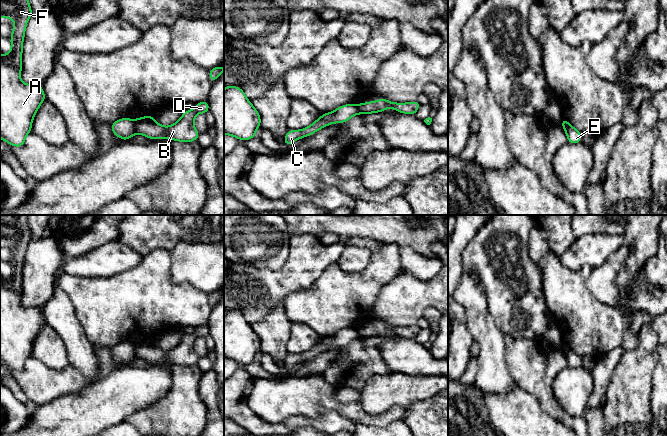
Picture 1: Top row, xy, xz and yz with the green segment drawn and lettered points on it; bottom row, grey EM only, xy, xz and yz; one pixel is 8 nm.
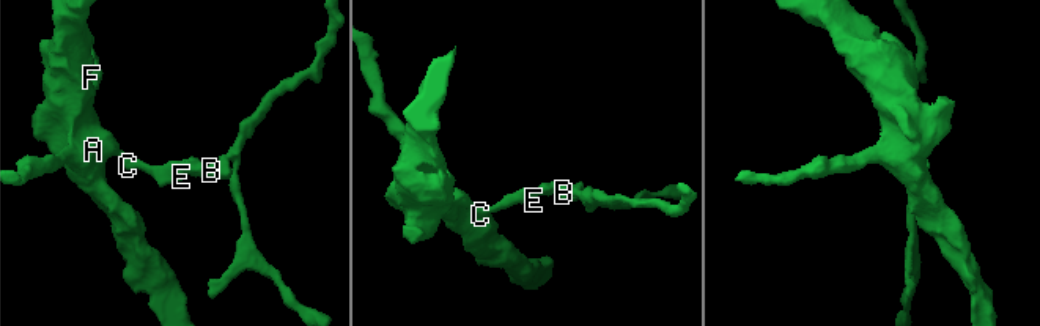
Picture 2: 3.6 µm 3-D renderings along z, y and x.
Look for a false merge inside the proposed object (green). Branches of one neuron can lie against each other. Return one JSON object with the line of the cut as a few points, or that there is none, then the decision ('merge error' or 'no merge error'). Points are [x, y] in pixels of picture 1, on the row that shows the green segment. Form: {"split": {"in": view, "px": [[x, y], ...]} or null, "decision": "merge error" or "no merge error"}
{"split": {"in": "xy", "px": [[133, 120], [137, 132]]}, "decision": "merge error"}

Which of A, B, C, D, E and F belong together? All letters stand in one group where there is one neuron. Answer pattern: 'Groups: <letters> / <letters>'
Groups: A C E F / B D

